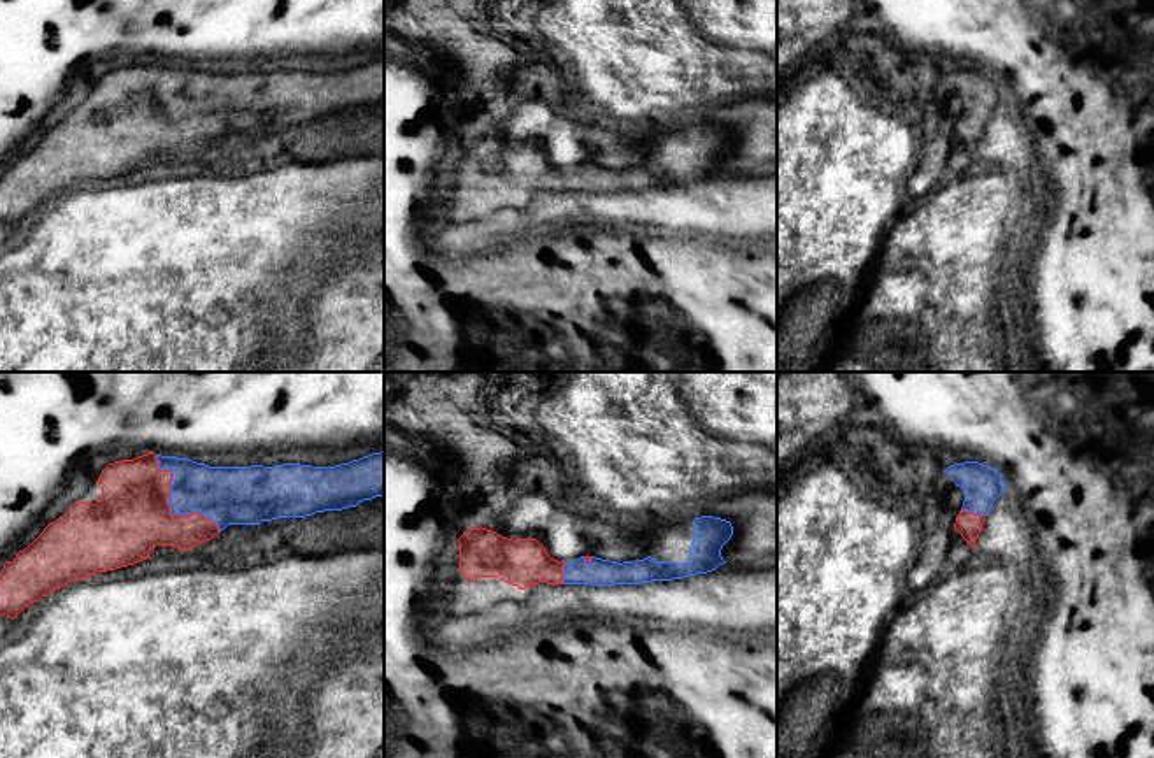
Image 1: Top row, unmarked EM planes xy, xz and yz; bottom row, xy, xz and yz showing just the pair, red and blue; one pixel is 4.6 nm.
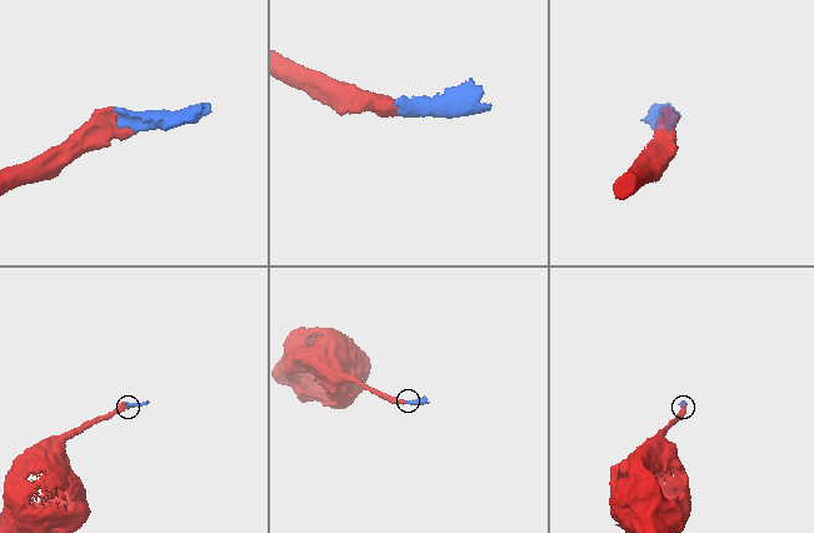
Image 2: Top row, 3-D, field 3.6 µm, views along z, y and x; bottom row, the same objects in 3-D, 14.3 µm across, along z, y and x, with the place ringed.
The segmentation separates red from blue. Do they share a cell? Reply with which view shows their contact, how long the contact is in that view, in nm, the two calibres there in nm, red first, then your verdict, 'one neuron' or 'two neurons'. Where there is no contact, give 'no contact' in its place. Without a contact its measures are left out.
contact in xy; length 460 nm; calibres 340 and 260 nm; one neuron

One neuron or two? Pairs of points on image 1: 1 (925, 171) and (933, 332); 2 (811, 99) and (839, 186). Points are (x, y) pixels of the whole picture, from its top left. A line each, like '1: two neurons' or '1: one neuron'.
1: two neurons
2: one neuron

